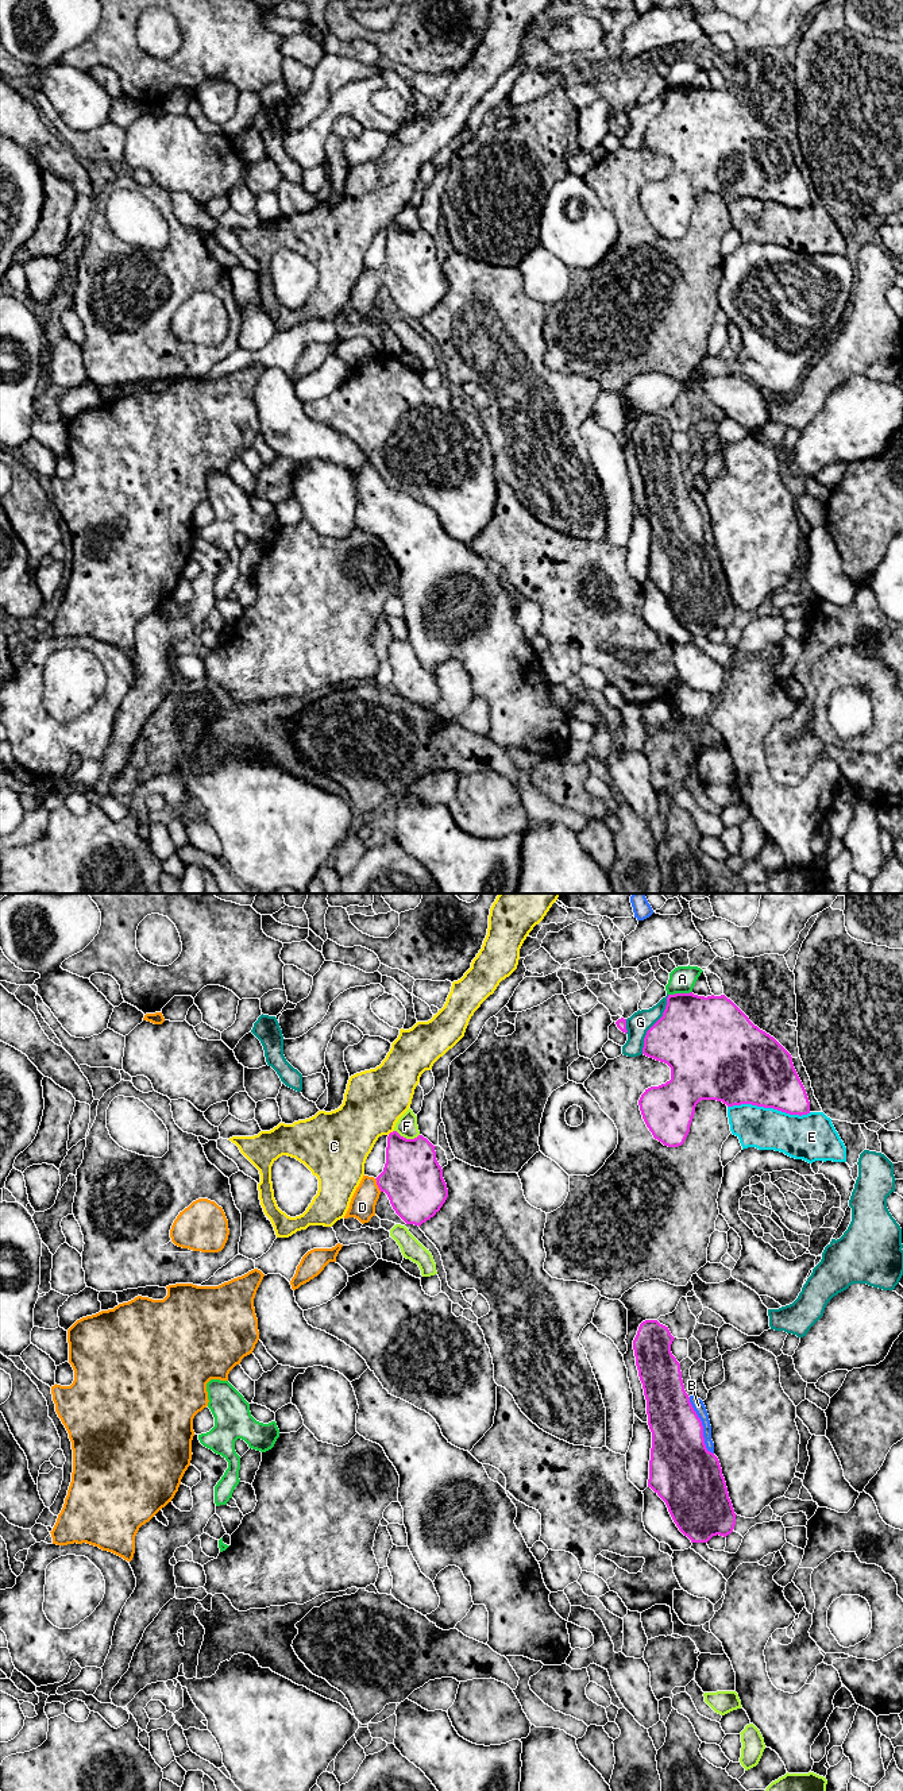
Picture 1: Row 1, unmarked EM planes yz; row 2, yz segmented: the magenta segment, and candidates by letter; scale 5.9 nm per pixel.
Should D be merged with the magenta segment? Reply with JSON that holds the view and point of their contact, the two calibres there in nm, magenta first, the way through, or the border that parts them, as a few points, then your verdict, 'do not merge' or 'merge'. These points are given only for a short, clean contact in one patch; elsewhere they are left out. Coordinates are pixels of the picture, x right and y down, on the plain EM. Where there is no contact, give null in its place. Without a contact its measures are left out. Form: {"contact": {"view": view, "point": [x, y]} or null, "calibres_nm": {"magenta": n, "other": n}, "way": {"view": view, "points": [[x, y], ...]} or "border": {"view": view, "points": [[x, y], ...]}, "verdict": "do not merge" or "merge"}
{"contact": {"view": "yz", "point": [377, 277]}, "calibres_nm": {"magenta": 360, "other": 160}, "way": {"view": "yz", "points": [[412, 271], [377, 277], [366, 288], [362, 300]]}, "verdict": "merge"}

